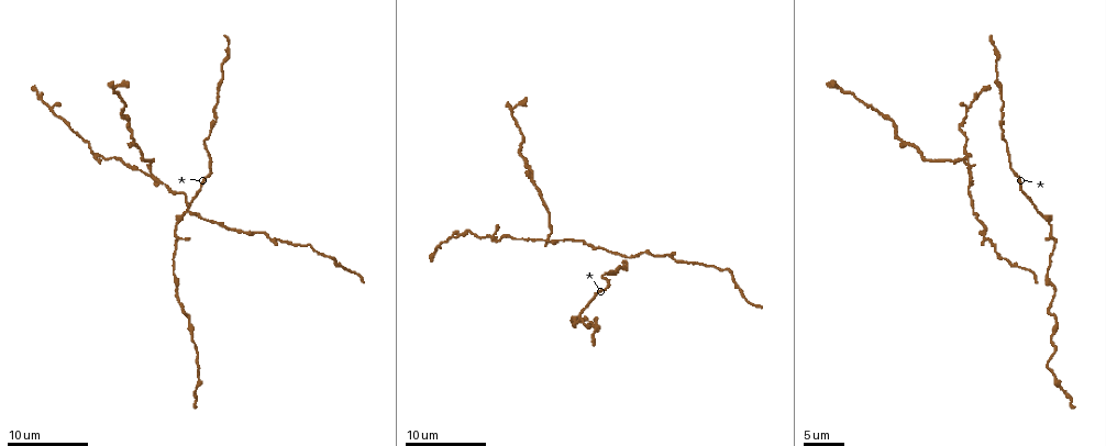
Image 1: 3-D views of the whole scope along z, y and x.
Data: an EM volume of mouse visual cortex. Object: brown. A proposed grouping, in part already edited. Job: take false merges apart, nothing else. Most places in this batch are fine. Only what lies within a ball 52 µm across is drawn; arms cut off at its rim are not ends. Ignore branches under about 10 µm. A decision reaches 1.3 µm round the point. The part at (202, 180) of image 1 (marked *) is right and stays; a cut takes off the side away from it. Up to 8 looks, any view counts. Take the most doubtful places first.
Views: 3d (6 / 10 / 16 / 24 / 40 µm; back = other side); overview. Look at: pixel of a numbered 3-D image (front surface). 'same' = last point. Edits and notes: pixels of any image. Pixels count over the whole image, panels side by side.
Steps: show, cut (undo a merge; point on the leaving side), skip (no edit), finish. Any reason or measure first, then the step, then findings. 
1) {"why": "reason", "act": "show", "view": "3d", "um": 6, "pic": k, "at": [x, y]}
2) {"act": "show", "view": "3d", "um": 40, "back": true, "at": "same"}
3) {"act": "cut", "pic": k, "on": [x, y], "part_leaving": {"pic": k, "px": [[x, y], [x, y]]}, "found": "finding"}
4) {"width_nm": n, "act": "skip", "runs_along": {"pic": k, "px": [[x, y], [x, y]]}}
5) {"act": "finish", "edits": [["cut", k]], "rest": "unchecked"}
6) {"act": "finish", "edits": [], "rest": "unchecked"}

{"why": "thin arm on a thick one", "act": "show", "view": "3d", "um": 16, "pic": 1, "at": [546, 241]}

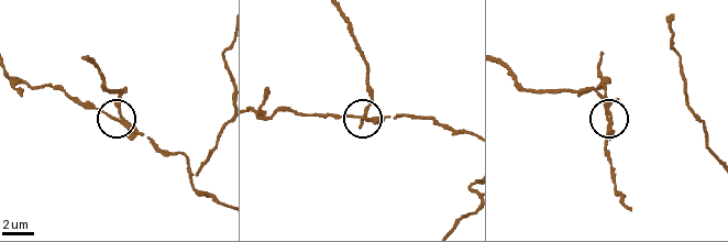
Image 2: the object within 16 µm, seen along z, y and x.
{"why": "zoom in", "act": "show", "view": "3d", "um": 6, "pic": 2, "at": [606, 119]}

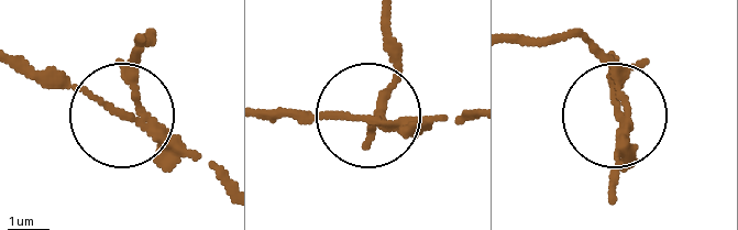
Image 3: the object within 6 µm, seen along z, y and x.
{"side_arm_um": 22, "arms": 3, "act": "cut", "pic": 3, "on": [132, 61], "found": "two cells meet here"}

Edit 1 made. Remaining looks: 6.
{"why": "redraw", "act": "show", "view": "overview"}

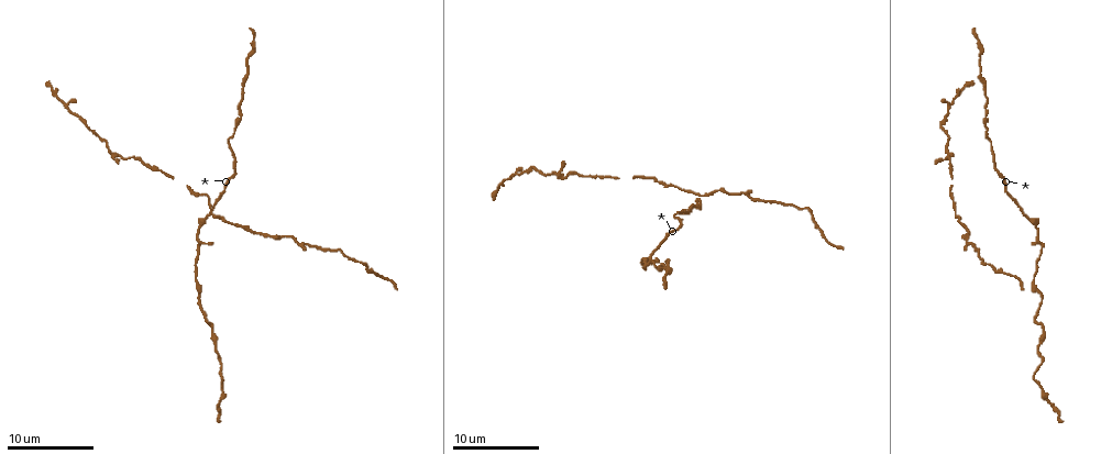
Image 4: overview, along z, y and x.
{"why": "two arms in line, one across", "act": "show", "view": "3d", "um": 6, "pic": 4, "at": [220, 216]}

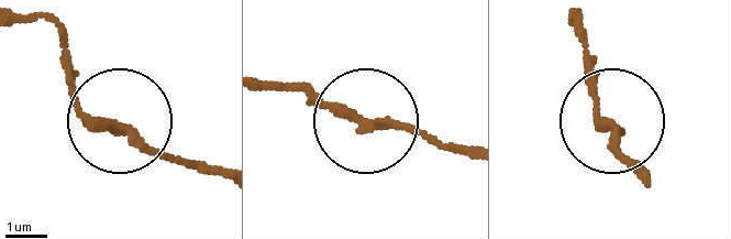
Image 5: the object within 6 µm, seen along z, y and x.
{"act": "skip", "found": "continuous, no second cell"}

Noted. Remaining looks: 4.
{"why": "calibre changes", "act": "show", "view": "3d", "um": 10, "pic": 4, "at": [663, 263]}

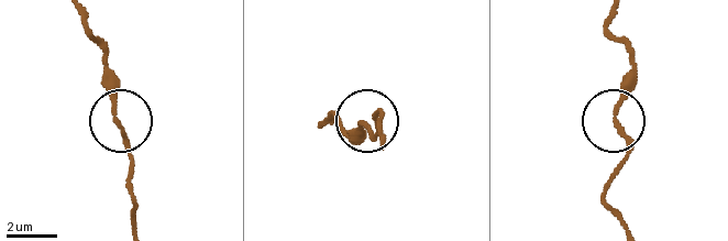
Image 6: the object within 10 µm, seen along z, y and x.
{"act": "show", "view": "3d", "um": 6, "pic": 6, "at": [118, 117]}

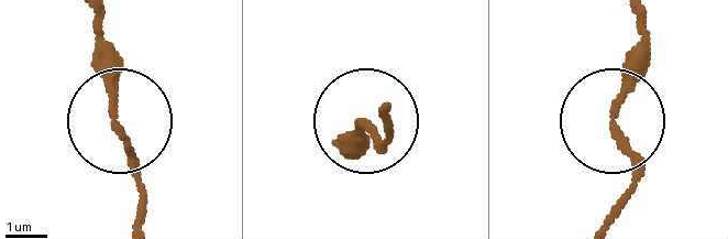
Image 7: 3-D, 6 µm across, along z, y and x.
{"width_nm": 180, "act": "skip", "runs_along": {"pic": 7, "px": [[92, 24], [92, 56], [142, 199]]}, "found": "all the same cell"}

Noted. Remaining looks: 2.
{"why": "a narrow waist", "act": "show", "view": "3d", "um": 16, "pic": 4, "at": [1035, 228]}

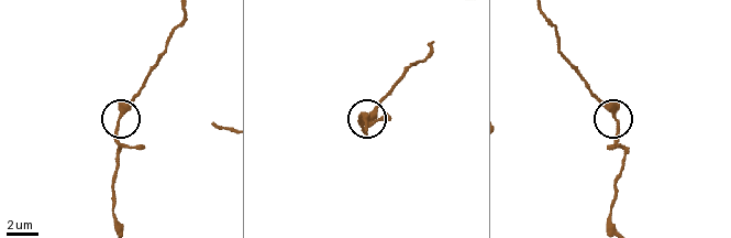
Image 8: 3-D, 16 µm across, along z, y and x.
{"why": "zoom in", "act": "show", "view": "3d", "um": 6, "pic": 8, "at": [117, 120]}

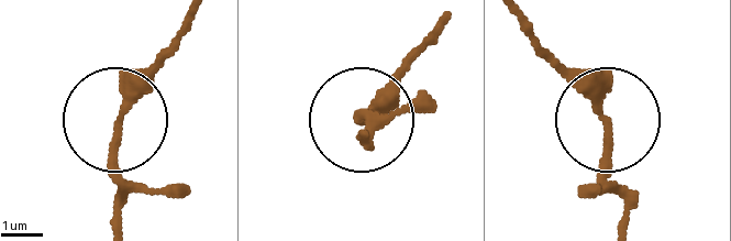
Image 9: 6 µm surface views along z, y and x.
{"width_nm": 240, "act": "skip", "runs_along": {"pic": 9, "px": [[191, 15], [121, 120], [118, 215]]}, "found": "one cell here"}

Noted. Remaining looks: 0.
{"act": "finish", "edits": [["cut", 3]], "rest": "unchecked"}

